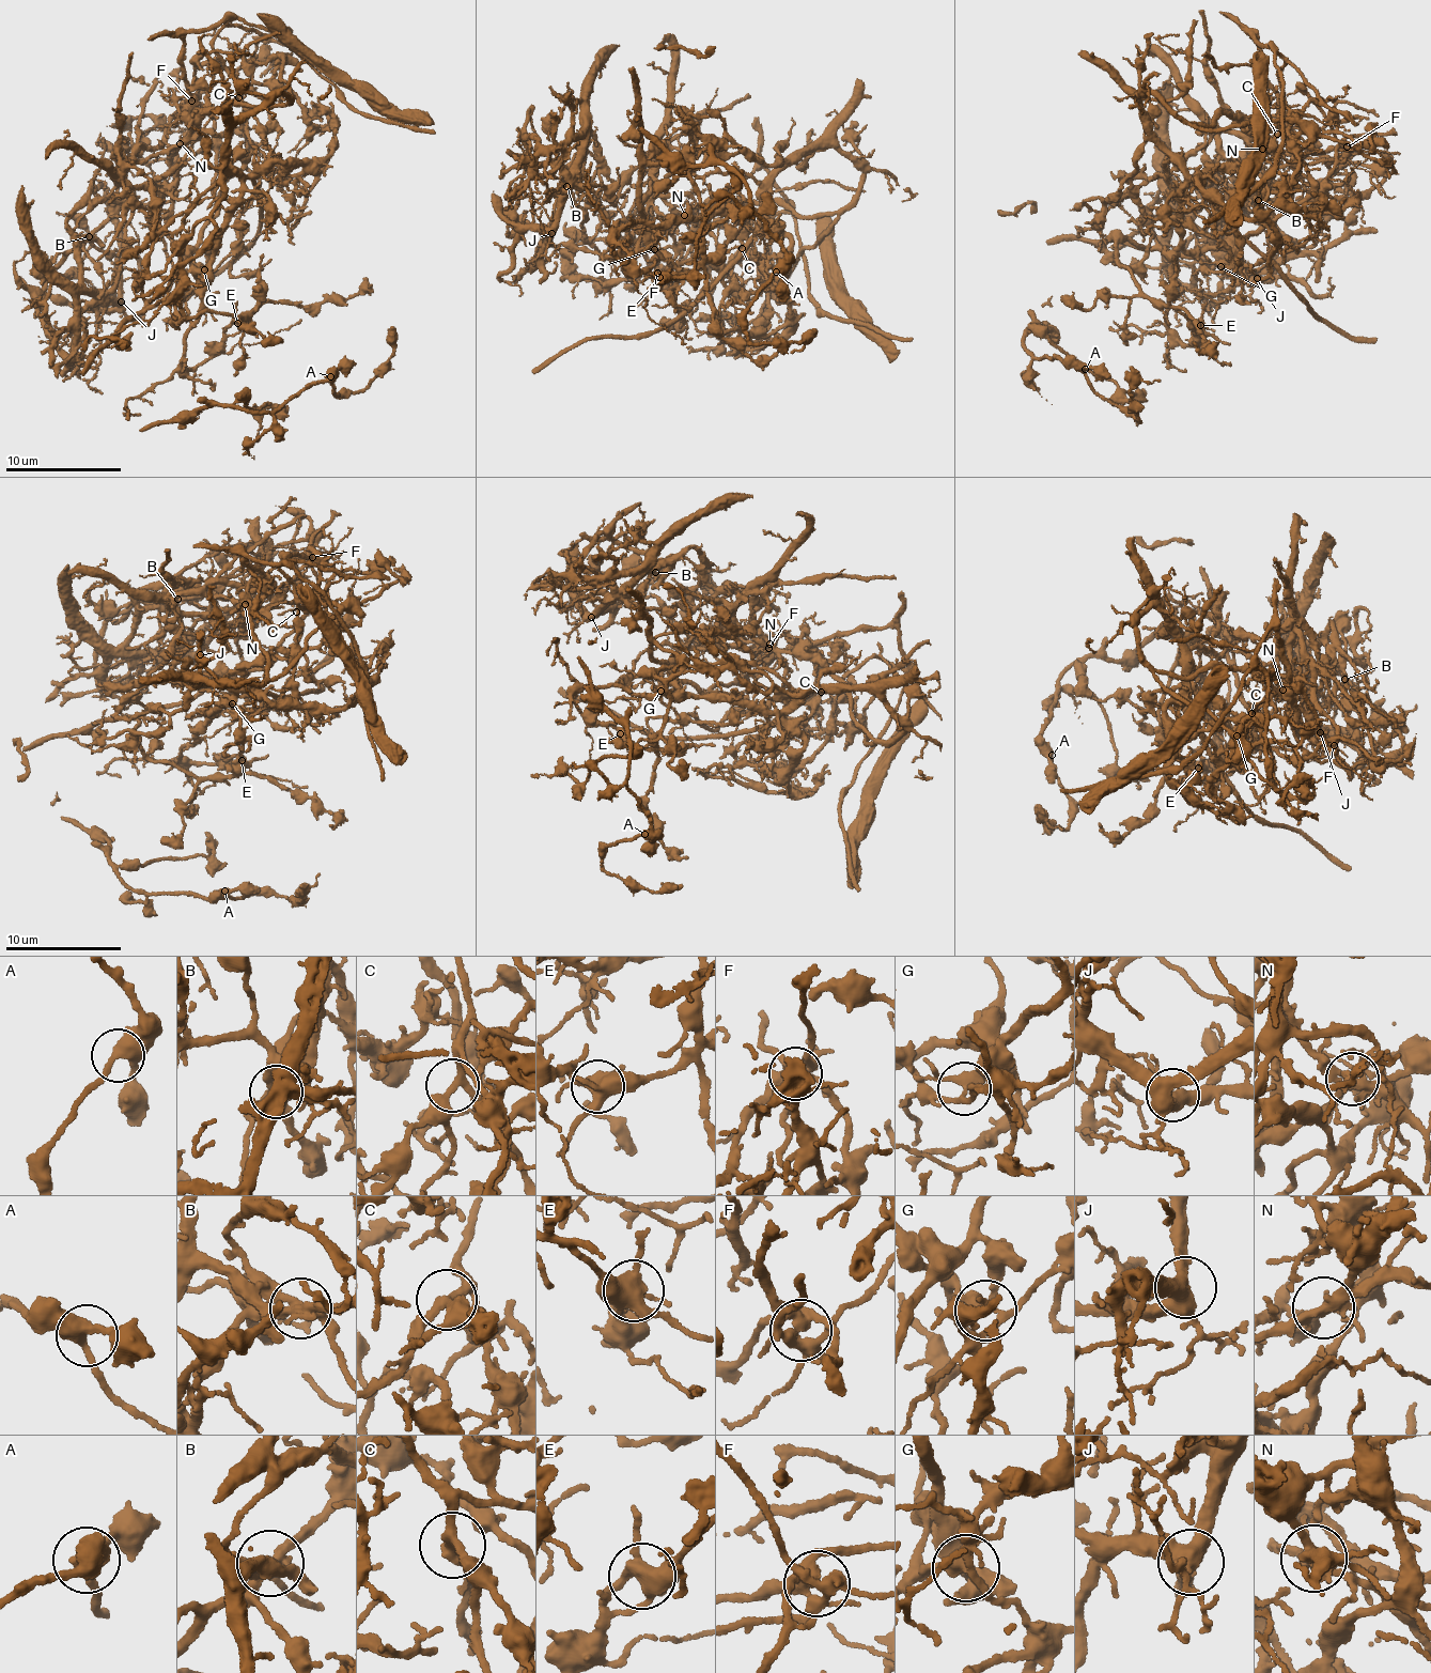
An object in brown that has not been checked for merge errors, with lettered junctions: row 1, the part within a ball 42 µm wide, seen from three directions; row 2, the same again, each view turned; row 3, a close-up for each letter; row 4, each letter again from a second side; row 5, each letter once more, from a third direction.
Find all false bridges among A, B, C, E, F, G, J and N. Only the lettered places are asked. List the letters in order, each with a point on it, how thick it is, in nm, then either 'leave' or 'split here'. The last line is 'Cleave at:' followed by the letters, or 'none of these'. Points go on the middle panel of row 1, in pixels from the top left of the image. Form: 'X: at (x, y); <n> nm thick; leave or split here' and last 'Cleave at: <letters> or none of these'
A: at (776, 272); 400 nm thick; leave
B: at (566, 186); 300 nm thick; split here
C: at (742, 248); 280 nm thick; leave
E: at (659, 277); 460 nm thick; split here
F: at (657, 273); 360 nm thick; split here
G: at (654, 249); 320 nm thick; split here
J: at (551, 233); 460 nm thick; leave
N: at (684, 215); 320 nm thick; split here
Cleave at: B, E, F, G, N

